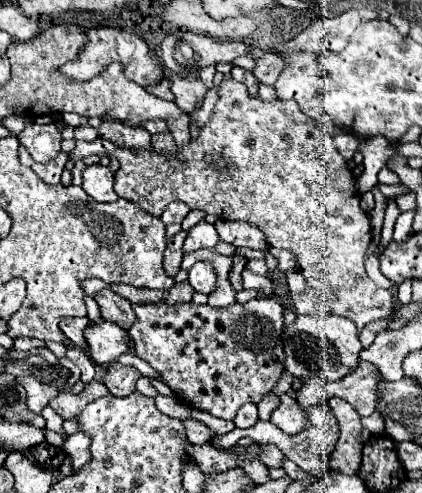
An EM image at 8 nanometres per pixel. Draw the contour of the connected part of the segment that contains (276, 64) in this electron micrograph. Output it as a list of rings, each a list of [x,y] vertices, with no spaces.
[[[264,52],[258,60],[256,60],[256,68],[252,70],[252,74],[258,78],[258,82],[262,84],[274,84],[276,78],[282,74],[282,70],[286,68],[286,62],[282,56],[272,54],[272,52]]]

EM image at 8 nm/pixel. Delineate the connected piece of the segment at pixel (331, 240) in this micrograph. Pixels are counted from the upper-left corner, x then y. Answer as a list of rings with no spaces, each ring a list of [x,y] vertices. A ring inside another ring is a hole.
[[[224,78],[218,86],[218,102],[210,120],[198,130],[198,136],[186,146],[180,146],[174,156],[146,148],[116,148],[116,144],[102,138],[96,142],[76,142],[76,148],[68,156],[72,162],[78,162],[88,154],[116,158],[120,162],[120,170],[116,172],[116,194],[138,202],[140,208],[152,216],[160,216],[172,200],[182,200],[192,210],[202,210],[224,220],[246,220],[264,232],[266,242],[272,248],[290,250],[297,260],[294,270],[298,270],[306,280],[304,294],[290,292],[296,316],[332,312],[350,316],[356,326],[362,328],[376,318],[392,314],[392,290],[376,286],[364,272],[364,258],[372,242],[372,228],[370,216],[360,208],[354,174],[348,168],[348,162],[334,148],[332,136],[318,128],[312,118],[304,116],[296,102],[264,102],[250,96],[244,84]]]

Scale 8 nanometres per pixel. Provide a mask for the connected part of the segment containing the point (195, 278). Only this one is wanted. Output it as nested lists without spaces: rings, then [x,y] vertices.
[[[198,262],[188,270],[188,282],[196,292],[204,292],[210,294],[216,286],[216,274],[212,264],[208,262]]]

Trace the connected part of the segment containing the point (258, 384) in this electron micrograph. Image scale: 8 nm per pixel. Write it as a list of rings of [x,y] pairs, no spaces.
[[[254,298],[246,304],[230,304],[226,308],[212,308],[208,304],[204,306],[198,306],[194,302],[188,302],[188,304],[174,304],[174,306],[168,306],[168,304],[132,304],[134,312],[136,312],[136,322],[132,324],[132,328],[128,330],[128,334],[132,336],[134,340],[134,348],[136,348],[136,356],[146,360],[160,376],[162,376],[162,382],[180,398],[184,400],[184,404],[188,404],[190,408],[198,408],[198,410],[204,410],[212,416],[218,416],[218,418],[224,418],[224,420],[232,420],[238,412],[240,406],[252,402],[252,404],[258,404],[262,400],[262,396],[266,396],[272,386],[280,380],[282,372],[284,372],[284,352],[282,352],[282,340],[280,340],[280,334],[282,334],[282,304],[276,300],[276,298]]]

